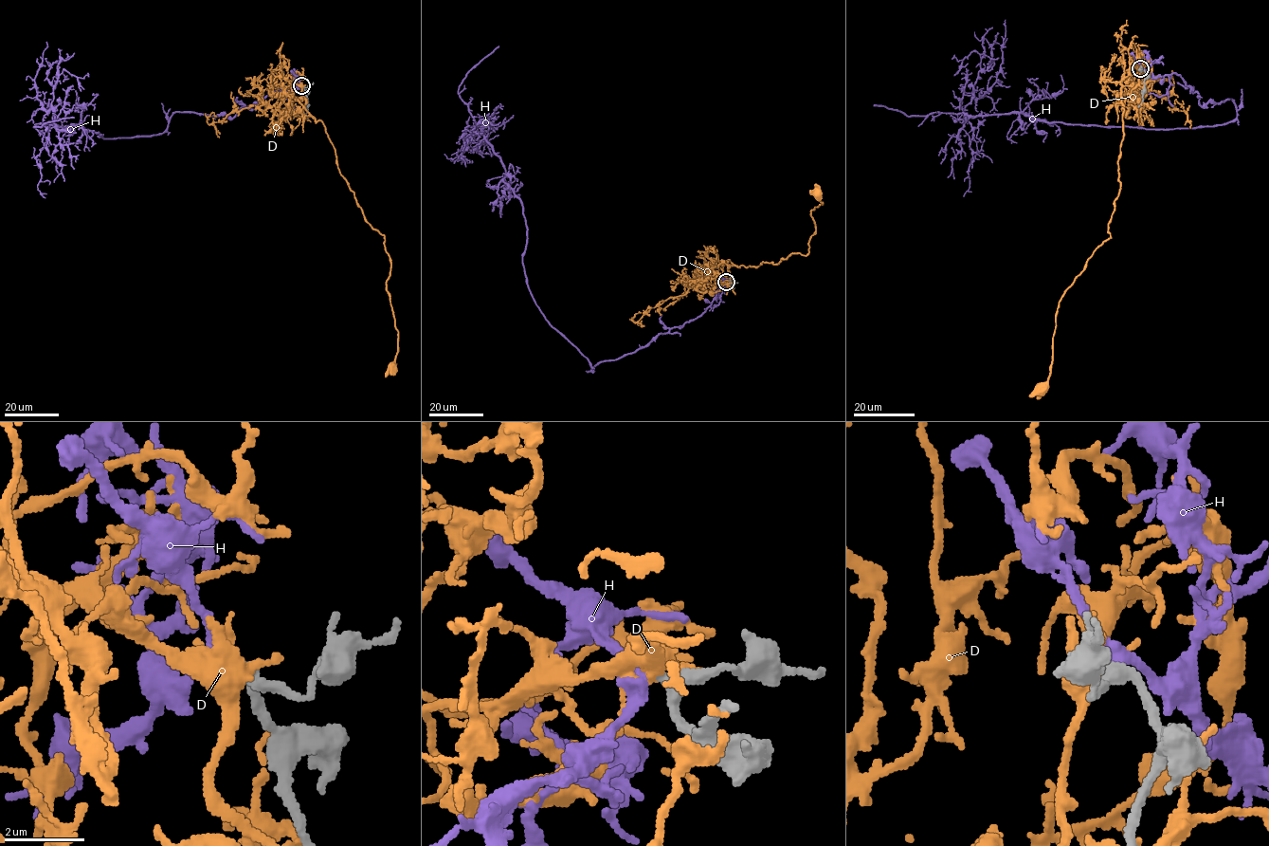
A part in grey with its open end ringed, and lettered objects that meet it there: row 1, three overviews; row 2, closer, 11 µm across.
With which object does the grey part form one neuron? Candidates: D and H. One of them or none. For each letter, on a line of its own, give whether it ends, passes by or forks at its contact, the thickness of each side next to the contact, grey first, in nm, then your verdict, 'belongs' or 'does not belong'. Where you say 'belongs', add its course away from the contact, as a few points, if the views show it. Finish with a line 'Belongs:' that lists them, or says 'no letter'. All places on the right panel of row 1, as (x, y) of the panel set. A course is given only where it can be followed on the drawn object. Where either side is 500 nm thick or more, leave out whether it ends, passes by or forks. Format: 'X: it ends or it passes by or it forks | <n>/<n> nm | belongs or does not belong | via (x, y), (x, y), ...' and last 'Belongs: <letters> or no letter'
D: it forks | 280/460 nm | does not belong
H: it passes by | 240/360 nm | does not belong
Belongs: no letter

